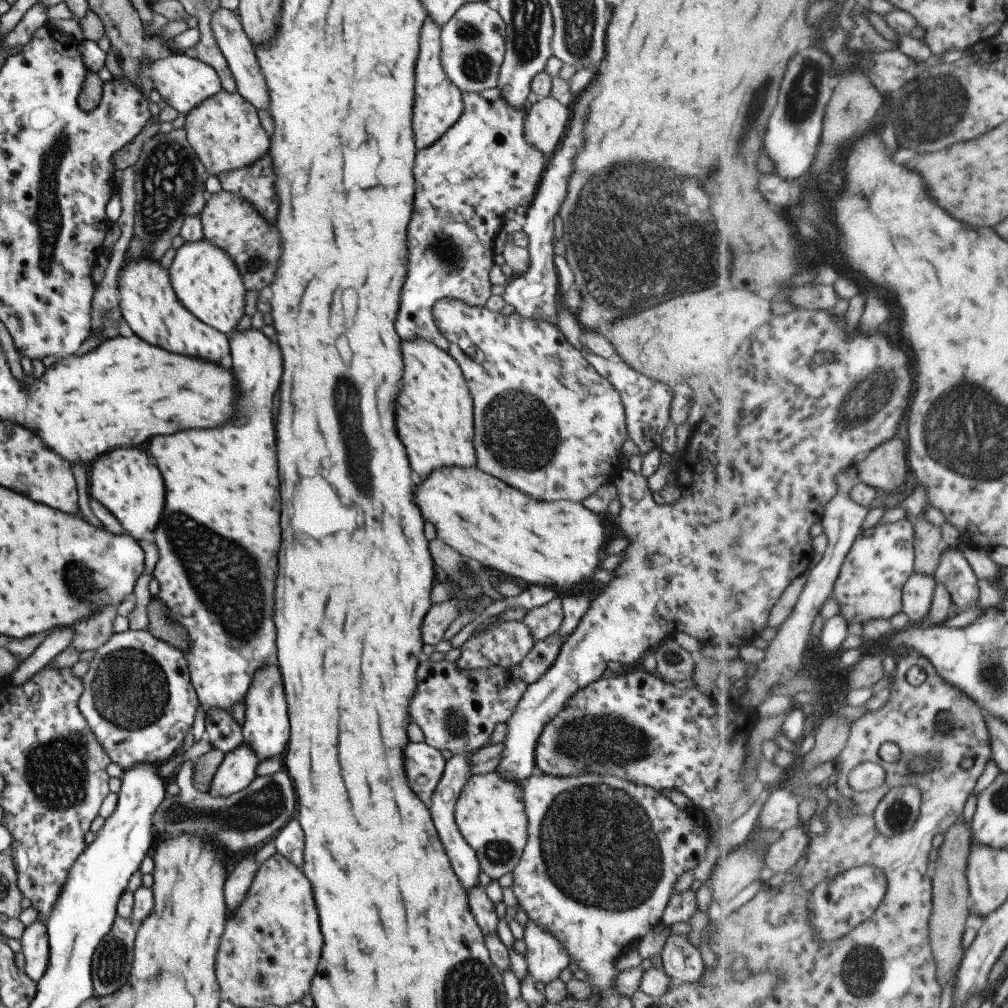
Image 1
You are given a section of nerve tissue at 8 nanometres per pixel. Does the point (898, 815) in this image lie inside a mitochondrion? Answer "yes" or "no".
yes

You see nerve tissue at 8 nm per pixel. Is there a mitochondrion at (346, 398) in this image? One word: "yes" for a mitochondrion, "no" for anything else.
yes

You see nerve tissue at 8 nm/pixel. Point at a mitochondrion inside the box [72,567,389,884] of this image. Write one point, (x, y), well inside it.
(130, 689)

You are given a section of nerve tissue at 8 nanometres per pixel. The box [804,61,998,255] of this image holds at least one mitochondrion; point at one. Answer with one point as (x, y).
(932, 106)

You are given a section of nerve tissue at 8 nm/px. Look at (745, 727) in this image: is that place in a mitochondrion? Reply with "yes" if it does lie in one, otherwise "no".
no

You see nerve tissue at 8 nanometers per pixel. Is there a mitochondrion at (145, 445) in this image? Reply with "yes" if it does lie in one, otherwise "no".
no

